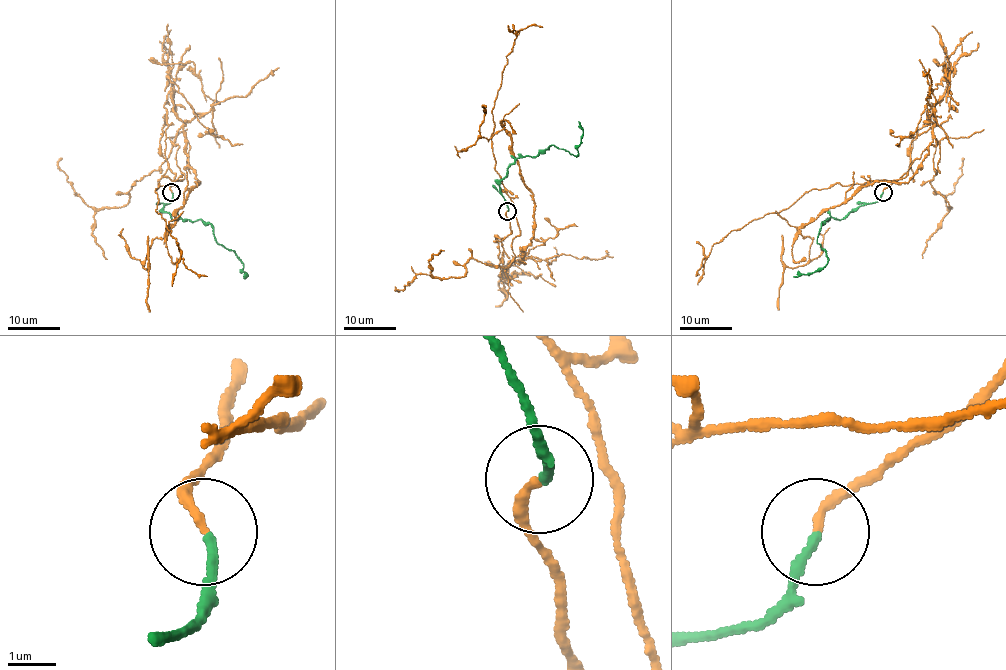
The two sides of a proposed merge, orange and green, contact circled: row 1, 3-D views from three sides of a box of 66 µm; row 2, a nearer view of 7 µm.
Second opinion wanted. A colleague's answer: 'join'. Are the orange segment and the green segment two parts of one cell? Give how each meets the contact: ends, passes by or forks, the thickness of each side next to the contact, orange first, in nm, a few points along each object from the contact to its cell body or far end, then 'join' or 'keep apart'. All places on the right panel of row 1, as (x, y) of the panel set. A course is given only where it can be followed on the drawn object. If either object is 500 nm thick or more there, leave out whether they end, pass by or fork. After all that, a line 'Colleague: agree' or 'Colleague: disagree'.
orange ends there; green ends there; 180 nm thick on the orange side, 190 nm on the other; orange runs (882, 192), (908, 170), (916, 133), (940, 98), (937, 143), (903, 178), (807, 191), (731, 230), (698, 275); green runs (882, 192), (878, 200), (820, 224), (817, 241), (828, 262), (793, 276); keep apart
Colleague: disagree

